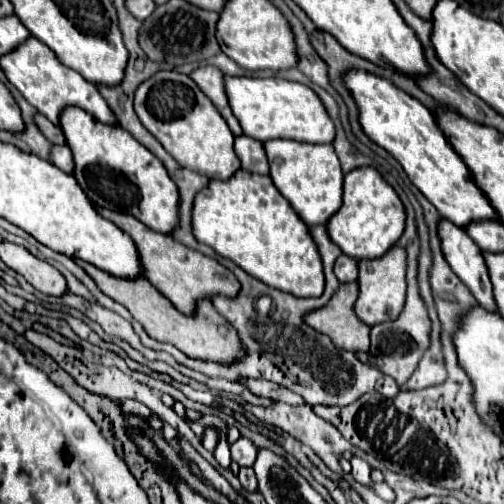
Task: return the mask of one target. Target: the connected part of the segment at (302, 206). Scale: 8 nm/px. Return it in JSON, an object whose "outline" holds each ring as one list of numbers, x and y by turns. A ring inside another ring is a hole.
{"outline":[[272,139,264,143,270,163,270,177,278,191,288,199,306,225,326,223,342,205,342,169,332,145,312,145,290,139]]}

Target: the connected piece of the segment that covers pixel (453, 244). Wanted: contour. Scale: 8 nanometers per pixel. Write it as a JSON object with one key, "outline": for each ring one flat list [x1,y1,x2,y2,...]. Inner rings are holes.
{"outline":[[446,219,438,221,438,235,444,259,448,261,452,271,472,291,472,295,484,309,496,311,492,283,488,279,480,247,466,235,462,227,454,227,454,223]]}

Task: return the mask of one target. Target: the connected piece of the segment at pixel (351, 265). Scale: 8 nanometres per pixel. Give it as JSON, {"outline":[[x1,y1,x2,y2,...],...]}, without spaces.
{"outline":[[340,255,334,263,334,275,340,283,350,283,358,279,358,261,350,259,348,255]]}

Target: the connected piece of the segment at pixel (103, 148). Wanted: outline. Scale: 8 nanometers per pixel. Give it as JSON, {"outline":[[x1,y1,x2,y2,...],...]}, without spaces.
{"outline":[[68,105,60,113,60,129,74,157,74,177,86,197,100,207,122,211,140,219,158,233,170,233,178,225,178,189,160,159,142,147,118,125,98,123,80,107]]}

